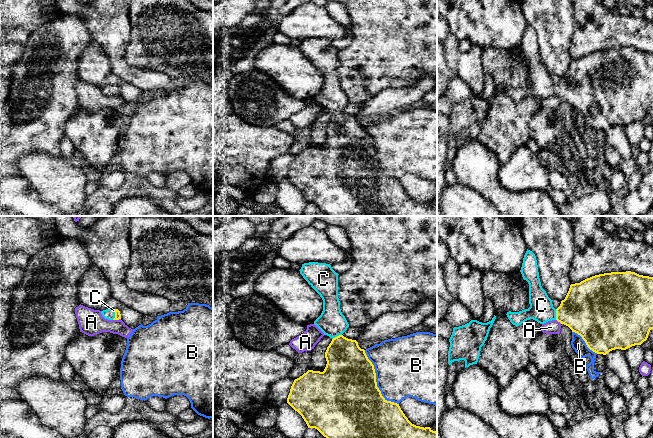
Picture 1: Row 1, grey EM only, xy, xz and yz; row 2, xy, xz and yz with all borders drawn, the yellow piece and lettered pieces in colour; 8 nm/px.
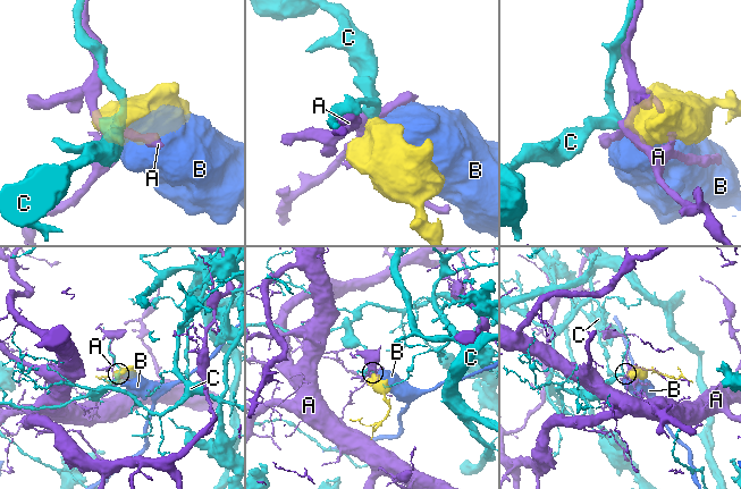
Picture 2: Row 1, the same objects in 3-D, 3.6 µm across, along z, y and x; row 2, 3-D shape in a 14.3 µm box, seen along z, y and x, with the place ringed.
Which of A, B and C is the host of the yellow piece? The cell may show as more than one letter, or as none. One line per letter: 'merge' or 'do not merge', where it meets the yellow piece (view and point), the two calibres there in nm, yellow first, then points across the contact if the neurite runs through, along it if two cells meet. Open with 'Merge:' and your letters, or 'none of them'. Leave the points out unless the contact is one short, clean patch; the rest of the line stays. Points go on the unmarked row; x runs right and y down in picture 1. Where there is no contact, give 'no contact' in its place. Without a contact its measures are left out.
Merge: C
A: do not merge; meets yellow in yz at (559, 97); 420 nm thick on the yellow side, 110 nm on the other; border along yz (556, 95), (561, 99)
B: do not merge; meets yellow in xz at (375, 157); 500 nm thick on the yellow side, 460 nm on the other
C: merge; meets yellow in yz at (556, 90); 400 nm thick on the yellow side, 200 nm on the other; runs through yz (586, 86), (556, 90), (548, 89), (541, 85)

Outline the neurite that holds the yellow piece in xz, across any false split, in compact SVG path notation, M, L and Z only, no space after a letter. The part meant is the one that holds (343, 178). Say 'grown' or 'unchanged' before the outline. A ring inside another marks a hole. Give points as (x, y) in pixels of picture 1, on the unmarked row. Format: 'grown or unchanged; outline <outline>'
grown; outline M309 38L302 40L299 46L308 60L320 71L323 76L323 87L314 97L324 111L332 117L327 123L325 134L327 137L323 148L308 146L295 155L287 179L297 187L308 204L317 205L328 216L437 216L437 208L430 203L420 203L412 200L401 186L399 180L387 177L377 163L374 141L368 135L365 126L361 125L356 116L348 115L342 110L349 100L340 85L338 74L338 49L330 40Z

